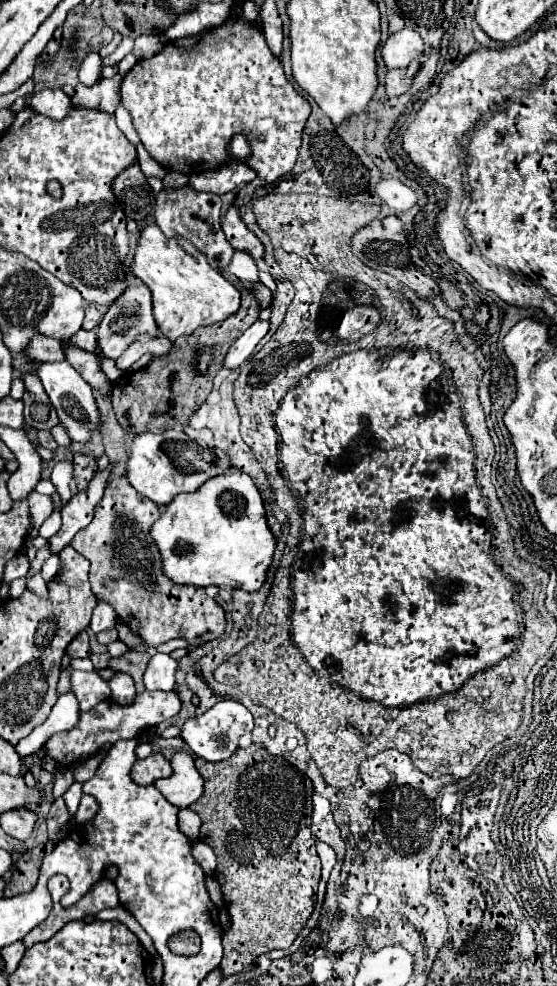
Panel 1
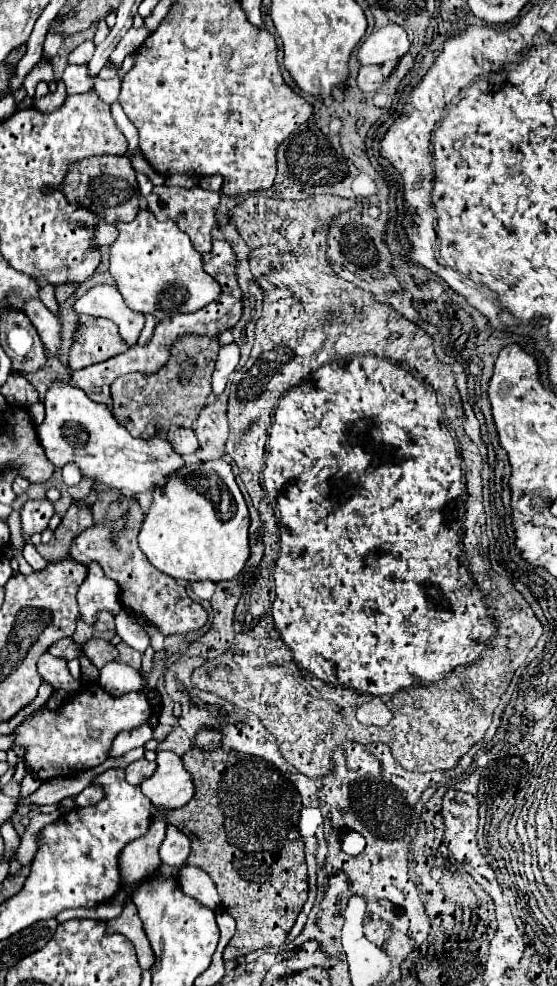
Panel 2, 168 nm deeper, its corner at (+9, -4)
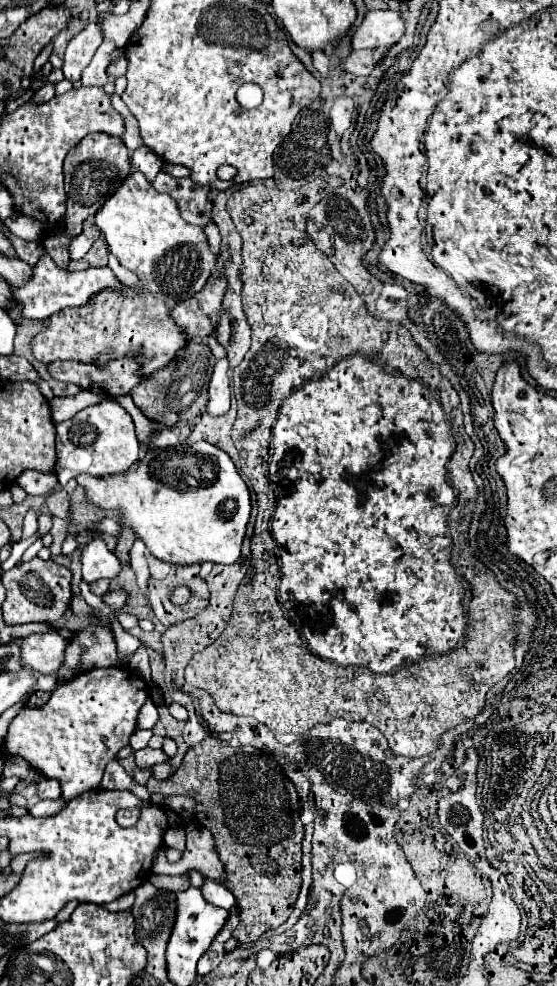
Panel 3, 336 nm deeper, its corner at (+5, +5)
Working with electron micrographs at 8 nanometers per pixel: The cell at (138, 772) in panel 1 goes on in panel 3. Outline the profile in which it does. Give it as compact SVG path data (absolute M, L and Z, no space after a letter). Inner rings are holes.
M139 749L135 751L135 763L139 769L149 769L153 767L155 763L165 763L169 757L163 753L163 749Z

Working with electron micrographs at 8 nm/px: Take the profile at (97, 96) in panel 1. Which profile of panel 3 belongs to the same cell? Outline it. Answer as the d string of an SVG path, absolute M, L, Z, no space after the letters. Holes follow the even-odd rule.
M47 81L47 83L33 95L33 103L47 103L47 101L53 99L53 95L55 95L55 85Z

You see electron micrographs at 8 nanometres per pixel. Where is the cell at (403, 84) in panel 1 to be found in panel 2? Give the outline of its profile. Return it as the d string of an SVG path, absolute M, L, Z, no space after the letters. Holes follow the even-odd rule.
M361 66L359 74L357 74L357 86L359 86L363 92L379 90L383 82L385 82L385 76L379 72L377 66Z

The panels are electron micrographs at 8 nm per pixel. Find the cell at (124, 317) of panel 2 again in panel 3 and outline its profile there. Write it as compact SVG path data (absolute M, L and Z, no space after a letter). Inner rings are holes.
M43 255L41 261L33 267L33 279L23 289L13 289L15 301L23 305L23 317L27 319L47 319L53 313L65 307L81 307L87 305L97 293L103 289L113 289L117 293L125 293L125 285L117 279L117 275L109 267L93 267L85 271L63 271L51 261L49 255Z

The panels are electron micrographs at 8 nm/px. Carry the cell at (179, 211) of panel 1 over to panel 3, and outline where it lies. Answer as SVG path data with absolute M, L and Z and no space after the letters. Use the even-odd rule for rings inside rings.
M159 173L153 181L159 193L171 195L181 211L181 217L193 225L205 227L211 223L211 187L197 185L191 179L175 179L167 173Z

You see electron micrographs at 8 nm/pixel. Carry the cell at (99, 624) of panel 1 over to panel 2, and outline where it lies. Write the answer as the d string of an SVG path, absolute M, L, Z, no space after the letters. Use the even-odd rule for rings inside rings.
M89 562L85 566L87 576L79 586L77 602L81 608L81 618L89 624L95 624L99 610L111 610L113 614L119 614L123 610L123 604L119 600L117 582L103 574L99 562Z

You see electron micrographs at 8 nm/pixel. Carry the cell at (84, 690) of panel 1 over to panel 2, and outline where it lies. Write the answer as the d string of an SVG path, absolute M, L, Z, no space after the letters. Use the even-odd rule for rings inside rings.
M43 652L41 658L37 660L37 672L39 672L41 680L51 684L53 688L61 688L69 694L77 692L77 688L79 688L79 682L75 682L69 674L65 658L55 658L49 652Z

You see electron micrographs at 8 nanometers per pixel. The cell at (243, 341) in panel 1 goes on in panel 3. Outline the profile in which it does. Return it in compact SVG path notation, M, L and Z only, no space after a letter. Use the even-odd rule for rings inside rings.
M217 359L215 363L215 371L209 383L209 403L207 403L207 413L213 415L223 415L225 411L229 411L229 397L231 397L231 389L229 389L229 377L227 377L227 369L229 369L229 359Z

